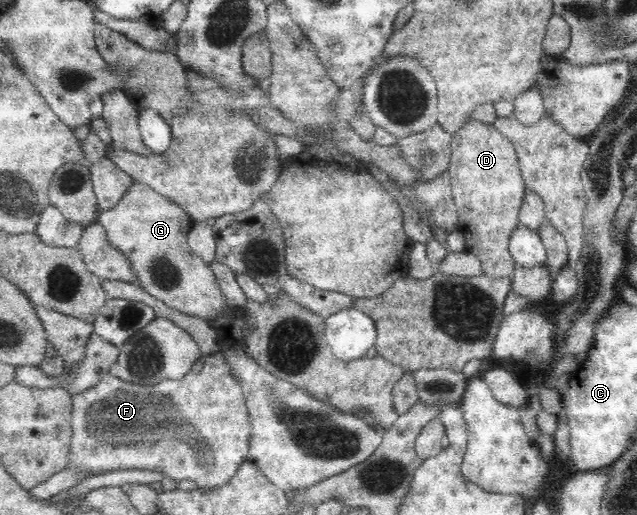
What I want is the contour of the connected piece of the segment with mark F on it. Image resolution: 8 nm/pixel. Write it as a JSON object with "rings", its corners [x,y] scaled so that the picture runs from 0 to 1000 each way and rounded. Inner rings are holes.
{"rings":[[[350,683],[333,685],[319,703],[320,715],[311,726],[300,722],[286,738],[248,740],[245,748],[210,748],[209,742],[192,740],[188,734],[182,734],[170,724],[148,751],[115,769],[115,796],[111,802],[115,849],[107,899],[104,899],[102,907],[113,905],[113,909],[122,909],[132,920],[144,917],[144,922],[179,913],[248,913],[248,917],[257,920],[257,926],[264,924],[275,932],[301,932],[308,938],[311,951],[347,948],[372,917],[377,901],[388,893],[394,849],[392,808],[389,808],[381,755],[367,738],[367,726],[361,722],[361,711],[358,711],[358,701]]]}

